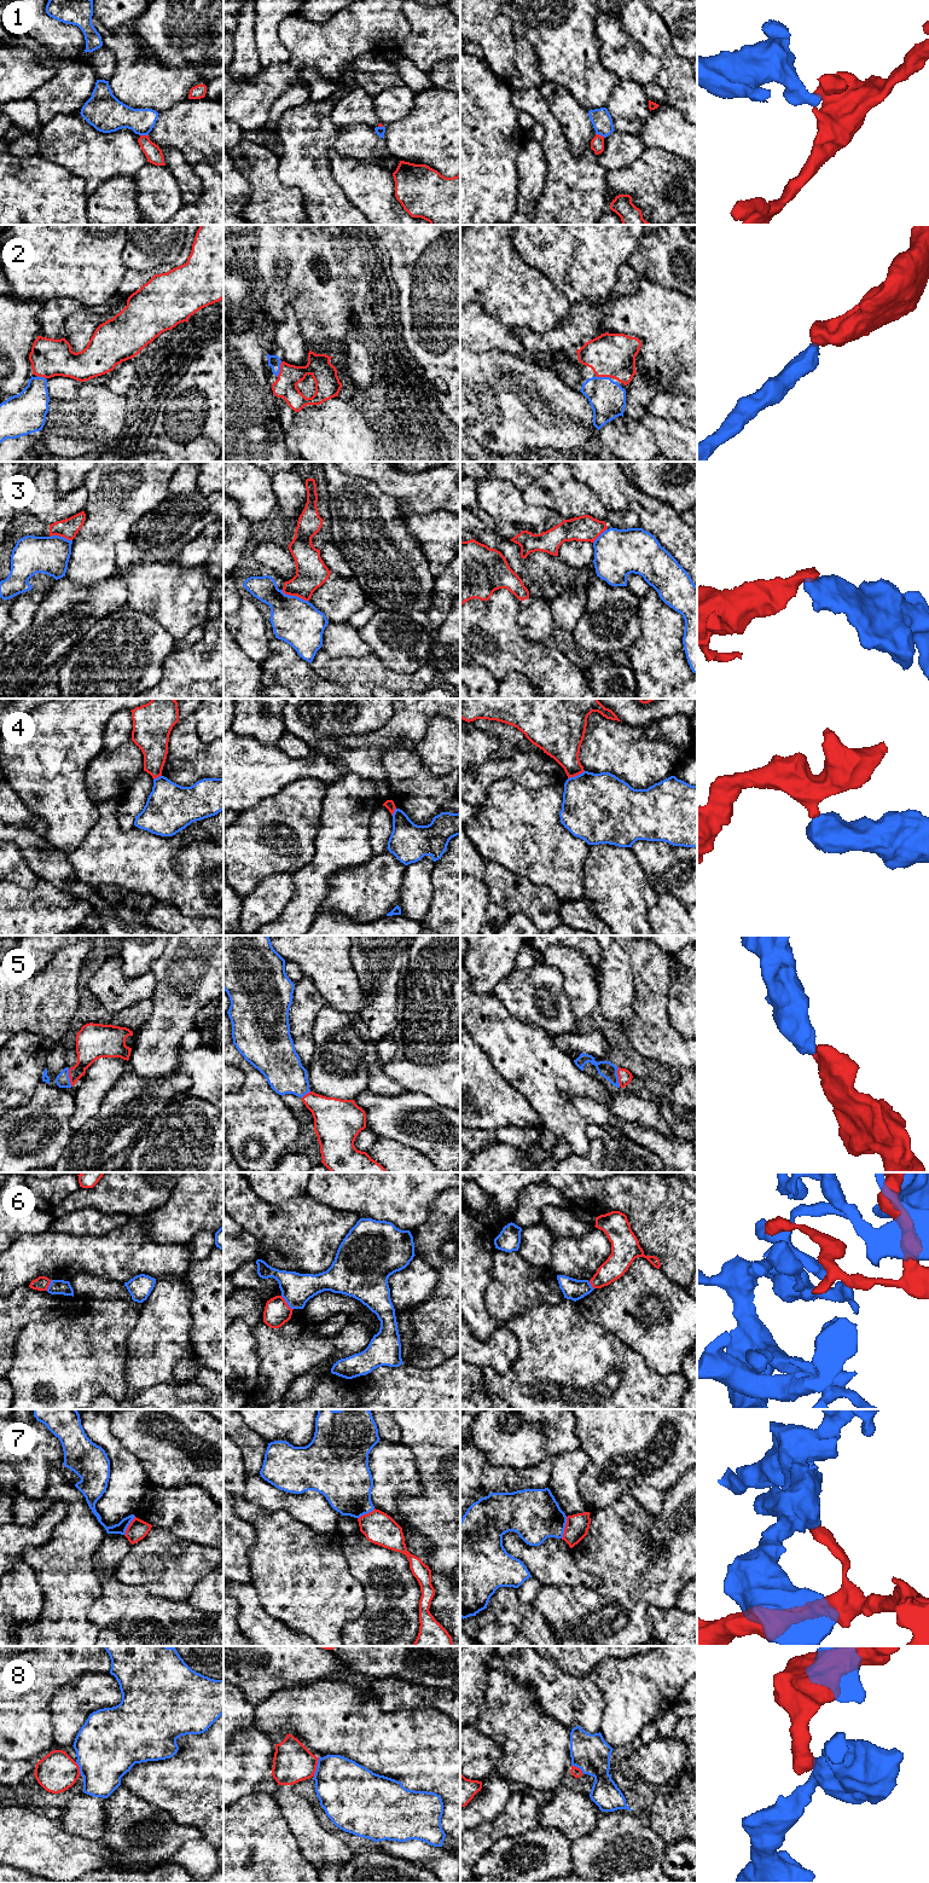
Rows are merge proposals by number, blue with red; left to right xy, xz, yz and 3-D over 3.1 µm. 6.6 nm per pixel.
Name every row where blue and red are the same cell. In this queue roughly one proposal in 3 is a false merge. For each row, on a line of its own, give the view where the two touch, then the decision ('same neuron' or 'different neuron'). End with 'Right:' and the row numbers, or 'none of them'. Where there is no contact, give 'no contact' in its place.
1: meets blue in yz; different neuron
2: meets blue in yz; same neuron
3: meets blue in xz; different neuron
4: meets blue in yz; different neuron
5: meets blue in yz; same neuron
6: meets blue in xz; same neuron
7: meets blue in yz; different neuron
8: meets blue in xz; different neuron
Right: 2, 5, 6

